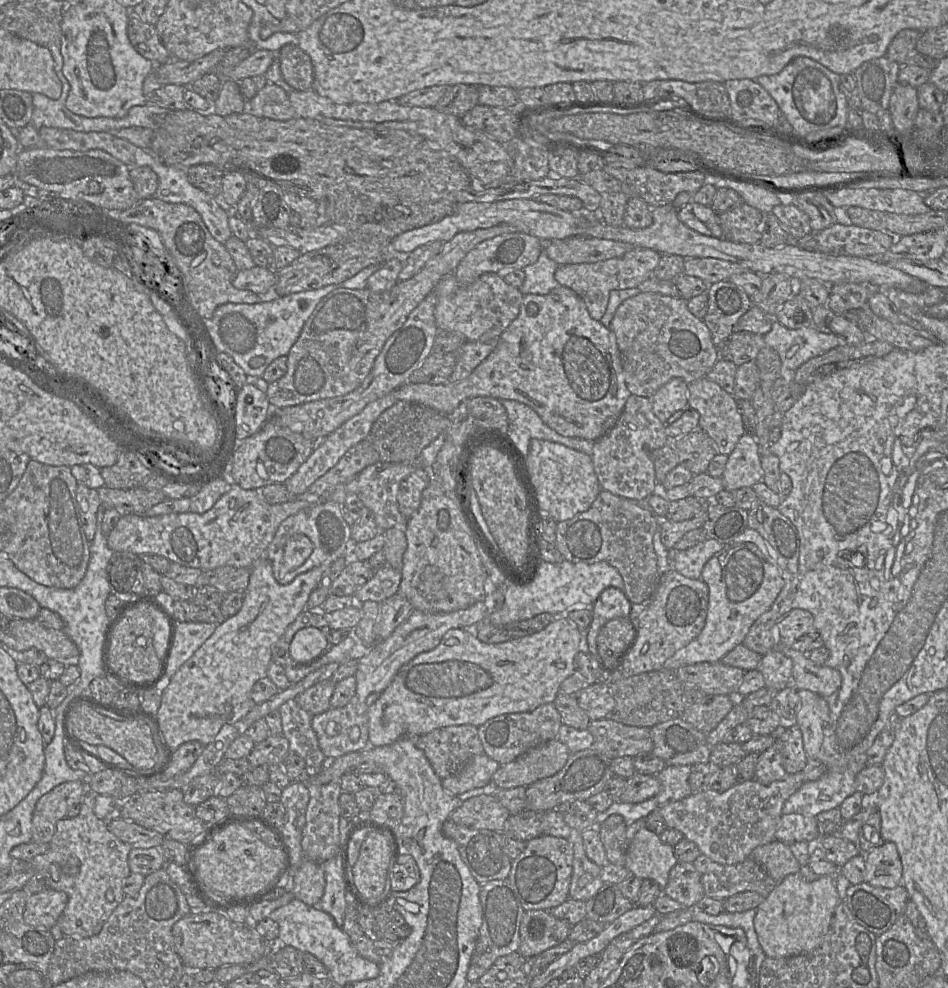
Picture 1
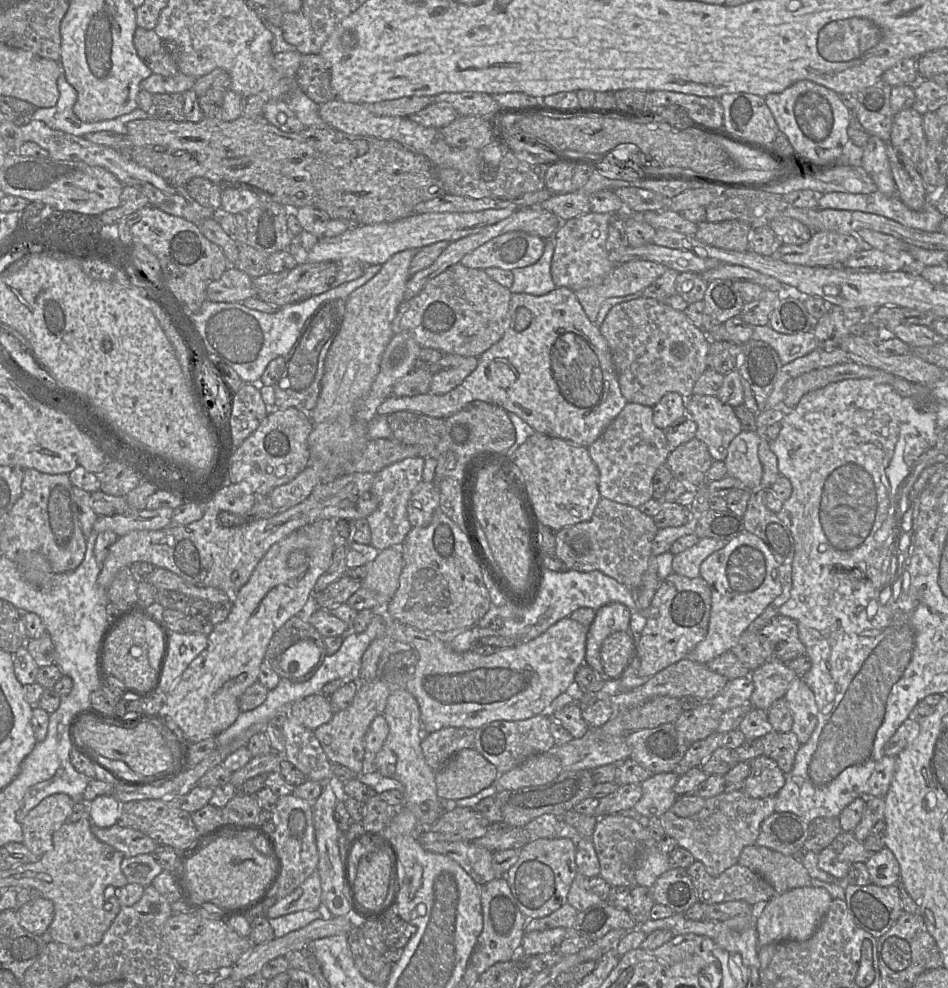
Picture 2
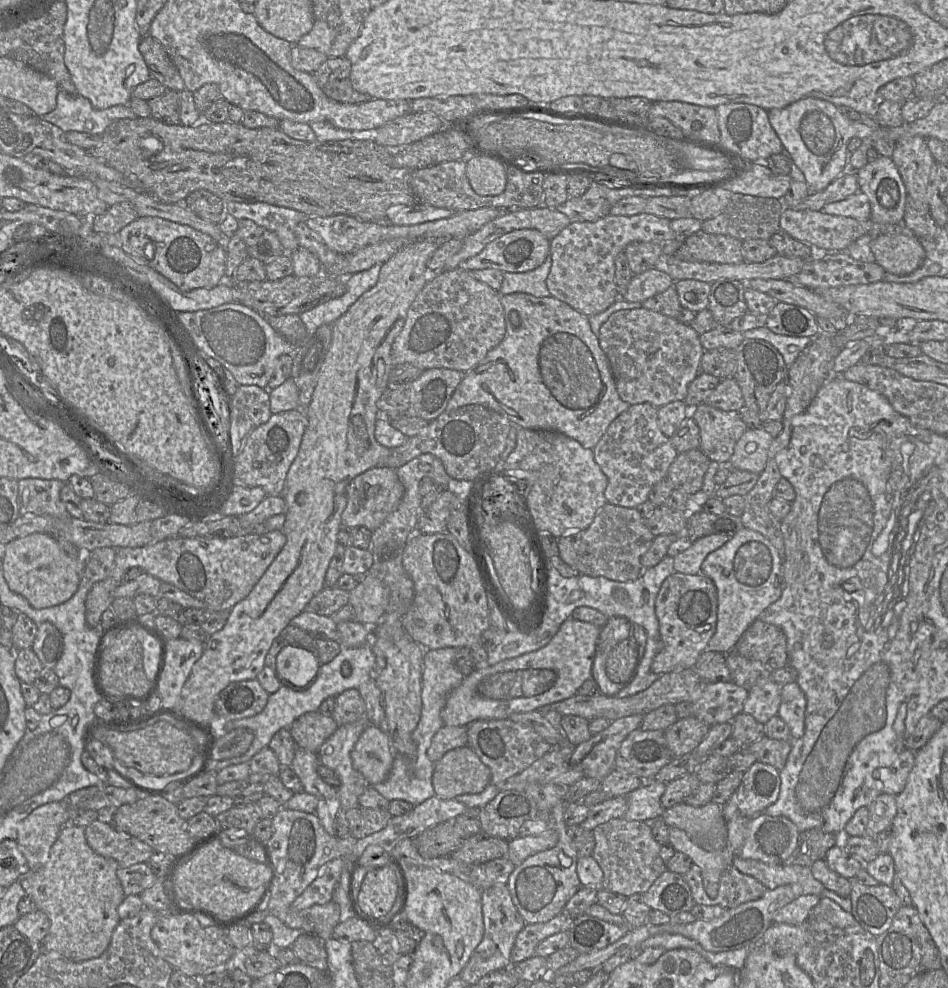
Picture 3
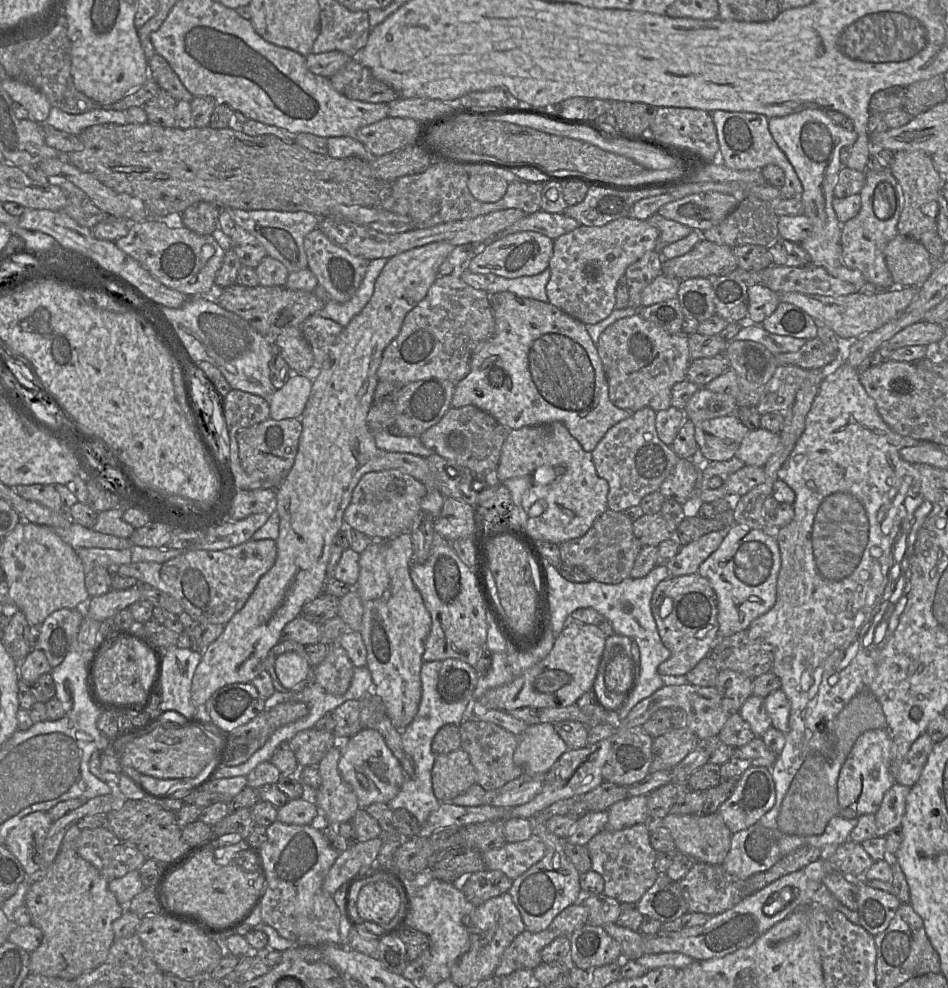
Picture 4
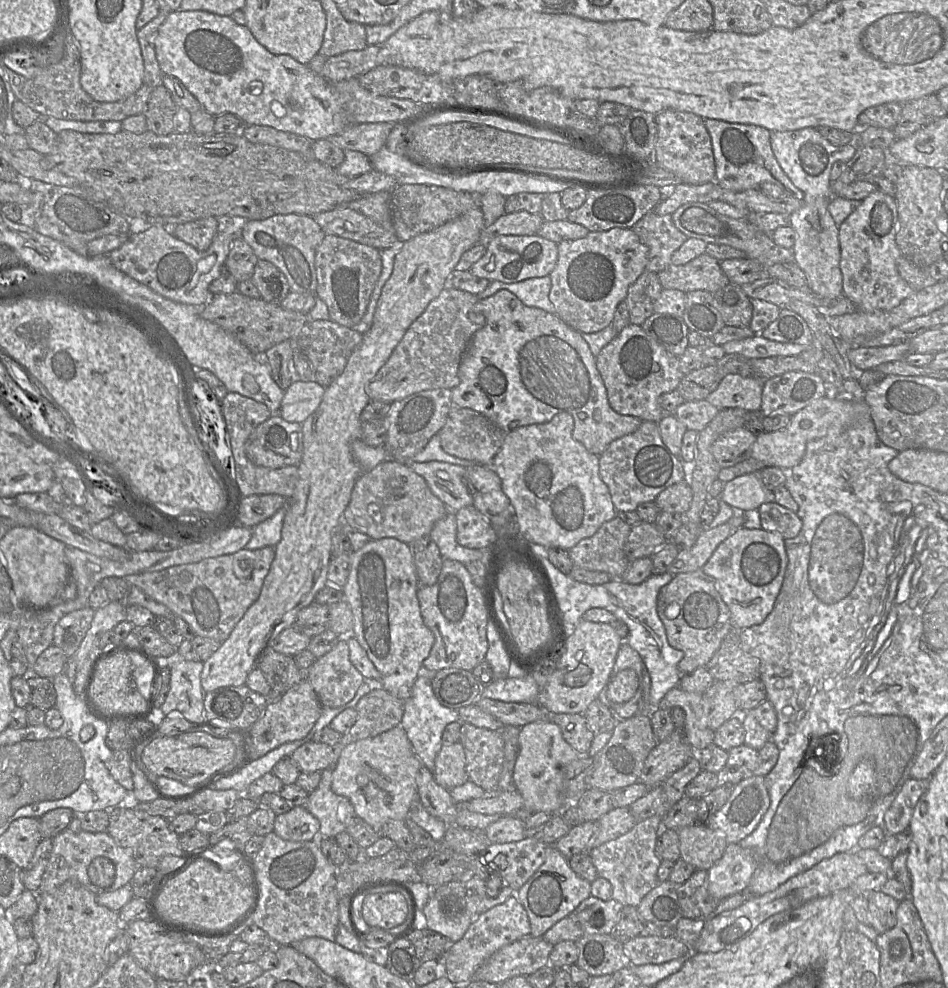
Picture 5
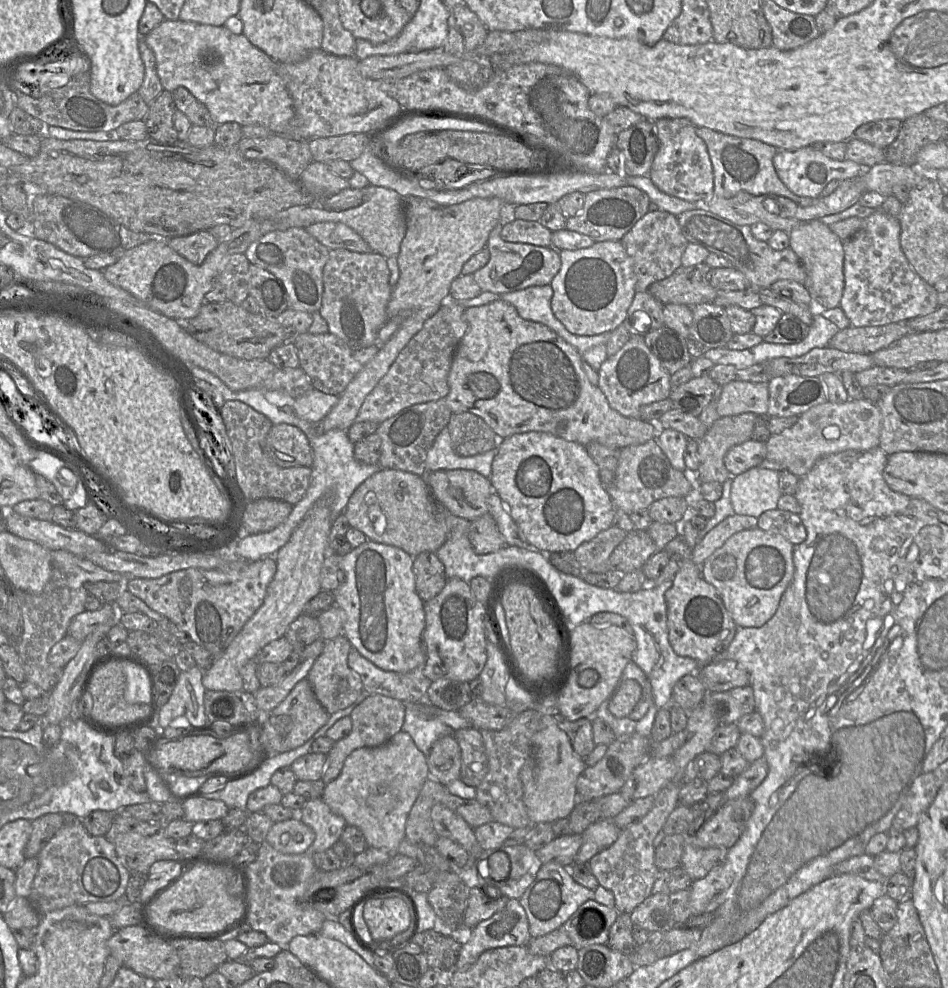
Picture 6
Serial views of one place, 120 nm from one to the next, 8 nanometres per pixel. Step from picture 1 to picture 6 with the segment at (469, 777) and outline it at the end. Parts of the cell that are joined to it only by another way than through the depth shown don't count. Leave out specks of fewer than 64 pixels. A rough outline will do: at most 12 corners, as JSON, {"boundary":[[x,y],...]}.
{"boundary":[[453,735],[433,744],[429,776],[445,786],[459,779],[461,750]]}

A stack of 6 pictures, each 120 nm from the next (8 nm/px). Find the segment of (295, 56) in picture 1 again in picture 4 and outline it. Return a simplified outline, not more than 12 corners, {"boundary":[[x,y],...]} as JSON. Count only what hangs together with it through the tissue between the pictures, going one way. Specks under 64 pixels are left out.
{"boundary":[[357,60],[329,80],[352,100],[389,103],[397,91]]}

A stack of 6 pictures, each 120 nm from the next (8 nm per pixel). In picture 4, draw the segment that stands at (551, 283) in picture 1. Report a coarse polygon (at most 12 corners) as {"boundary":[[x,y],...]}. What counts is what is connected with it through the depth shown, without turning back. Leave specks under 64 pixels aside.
{"boundary":[[550,270],[508,279],[497,276],[487,293],[511,292],[548,302]]}

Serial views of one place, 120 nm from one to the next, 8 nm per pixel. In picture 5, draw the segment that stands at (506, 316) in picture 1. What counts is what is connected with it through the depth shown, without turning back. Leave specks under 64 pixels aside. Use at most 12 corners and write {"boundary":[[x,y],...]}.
{"boundary":[[447,285],[369,383],[391,404],[458,386],[485,324],[477,295]]}

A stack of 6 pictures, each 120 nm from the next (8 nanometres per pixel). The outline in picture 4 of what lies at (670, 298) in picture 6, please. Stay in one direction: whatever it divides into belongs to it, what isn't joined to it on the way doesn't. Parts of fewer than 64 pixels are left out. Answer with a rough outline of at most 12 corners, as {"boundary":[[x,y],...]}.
{"boundary":[[702,239],[690,252],[662,263],[681,281],[737,269],[733,248]]}

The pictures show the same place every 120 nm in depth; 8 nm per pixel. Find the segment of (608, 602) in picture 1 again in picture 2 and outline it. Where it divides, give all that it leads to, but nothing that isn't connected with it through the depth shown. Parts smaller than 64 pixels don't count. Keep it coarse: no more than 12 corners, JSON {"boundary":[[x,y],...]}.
{"boundary":[[613,602],[587,628],[585,663],[613,687],[600,649],[613,632],[630,631],[631,611]]}

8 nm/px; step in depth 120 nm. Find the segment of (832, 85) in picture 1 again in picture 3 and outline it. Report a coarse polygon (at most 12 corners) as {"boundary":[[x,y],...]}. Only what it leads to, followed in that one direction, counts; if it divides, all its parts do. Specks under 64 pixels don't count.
{"boundary":[[802,98],[768,115],[810,193],[842,174],[847,144],[880,128]]}

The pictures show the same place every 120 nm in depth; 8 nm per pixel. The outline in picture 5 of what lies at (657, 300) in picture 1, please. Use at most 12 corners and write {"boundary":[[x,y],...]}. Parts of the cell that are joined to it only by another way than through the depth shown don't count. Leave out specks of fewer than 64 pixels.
{"boundary":[[629,324],[596,356],[614,411],[666,415],[680,358]]}

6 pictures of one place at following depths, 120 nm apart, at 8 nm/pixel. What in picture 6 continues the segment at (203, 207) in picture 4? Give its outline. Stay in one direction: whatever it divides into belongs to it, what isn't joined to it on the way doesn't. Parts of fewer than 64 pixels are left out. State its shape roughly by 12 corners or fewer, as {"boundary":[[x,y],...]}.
{"boundary":[[209,230],[174,237],[173,250],[195,265],[218,246]]}

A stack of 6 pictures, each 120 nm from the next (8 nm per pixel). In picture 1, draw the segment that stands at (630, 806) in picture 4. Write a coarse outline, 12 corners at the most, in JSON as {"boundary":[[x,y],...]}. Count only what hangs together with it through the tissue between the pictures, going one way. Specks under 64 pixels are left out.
{"boundary":[[667,765],[656,775],[658,808],[692,794],[690,765]]}

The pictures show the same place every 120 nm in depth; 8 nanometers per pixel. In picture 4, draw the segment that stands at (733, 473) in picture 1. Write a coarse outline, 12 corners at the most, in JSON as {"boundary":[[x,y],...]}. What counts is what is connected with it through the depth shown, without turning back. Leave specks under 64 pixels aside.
{"boundary":[[760,427],[748,433],[735,457],[763,468],[779,434]]}

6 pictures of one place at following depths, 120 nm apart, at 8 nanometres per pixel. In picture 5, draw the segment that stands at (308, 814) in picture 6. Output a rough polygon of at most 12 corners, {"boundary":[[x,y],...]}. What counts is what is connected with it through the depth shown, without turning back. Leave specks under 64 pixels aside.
{"boundary":[[330,768],[305,805],[320,823],[318,838],[335,838],[356,816],[332,791]]}

